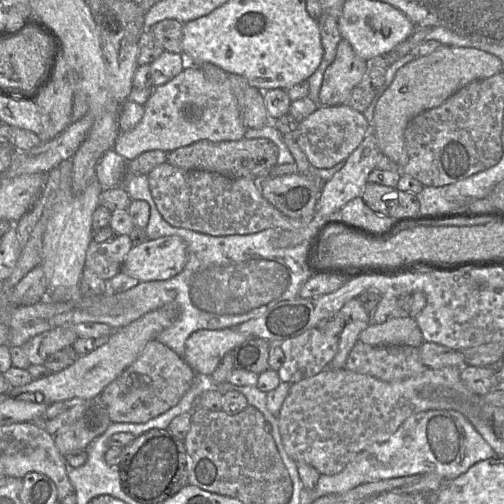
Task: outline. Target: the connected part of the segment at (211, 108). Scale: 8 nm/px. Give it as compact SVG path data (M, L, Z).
M188 63L178 75L154 87L144 106L144 115L130 131L121 131L113 150L131 161L150 150L167 153L200 140L236 141L245 138L247 127L241 117L235 95L227 88L209 80L203 71Z

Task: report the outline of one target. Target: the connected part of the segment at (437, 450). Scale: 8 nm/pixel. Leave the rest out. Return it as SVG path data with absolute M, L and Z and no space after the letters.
M428 410L409 416L391 435L382 443L373 443L366 450L357 454L347 466L338 474L321 474L318 483L320 492L325 495L332 493L345 493L359 485L383 479L393 479L422 473L435 473L451 481L464 474L475 463L496 456L492 447L484 440L470 421L460 412L454 410Z

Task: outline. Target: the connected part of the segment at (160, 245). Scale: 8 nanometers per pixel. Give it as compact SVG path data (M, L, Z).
M177 235L164 236L132 247L121 272L139 282L164 281L178 275L186 262L185 241Z

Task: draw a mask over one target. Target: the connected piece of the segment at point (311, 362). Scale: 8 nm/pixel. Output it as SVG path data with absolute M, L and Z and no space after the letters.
M317 327L282 341L279 346L285 356L284 363L278 369L280 380L296 383L303 379L313 377L328 368L338 351L338 337L322 333Z

